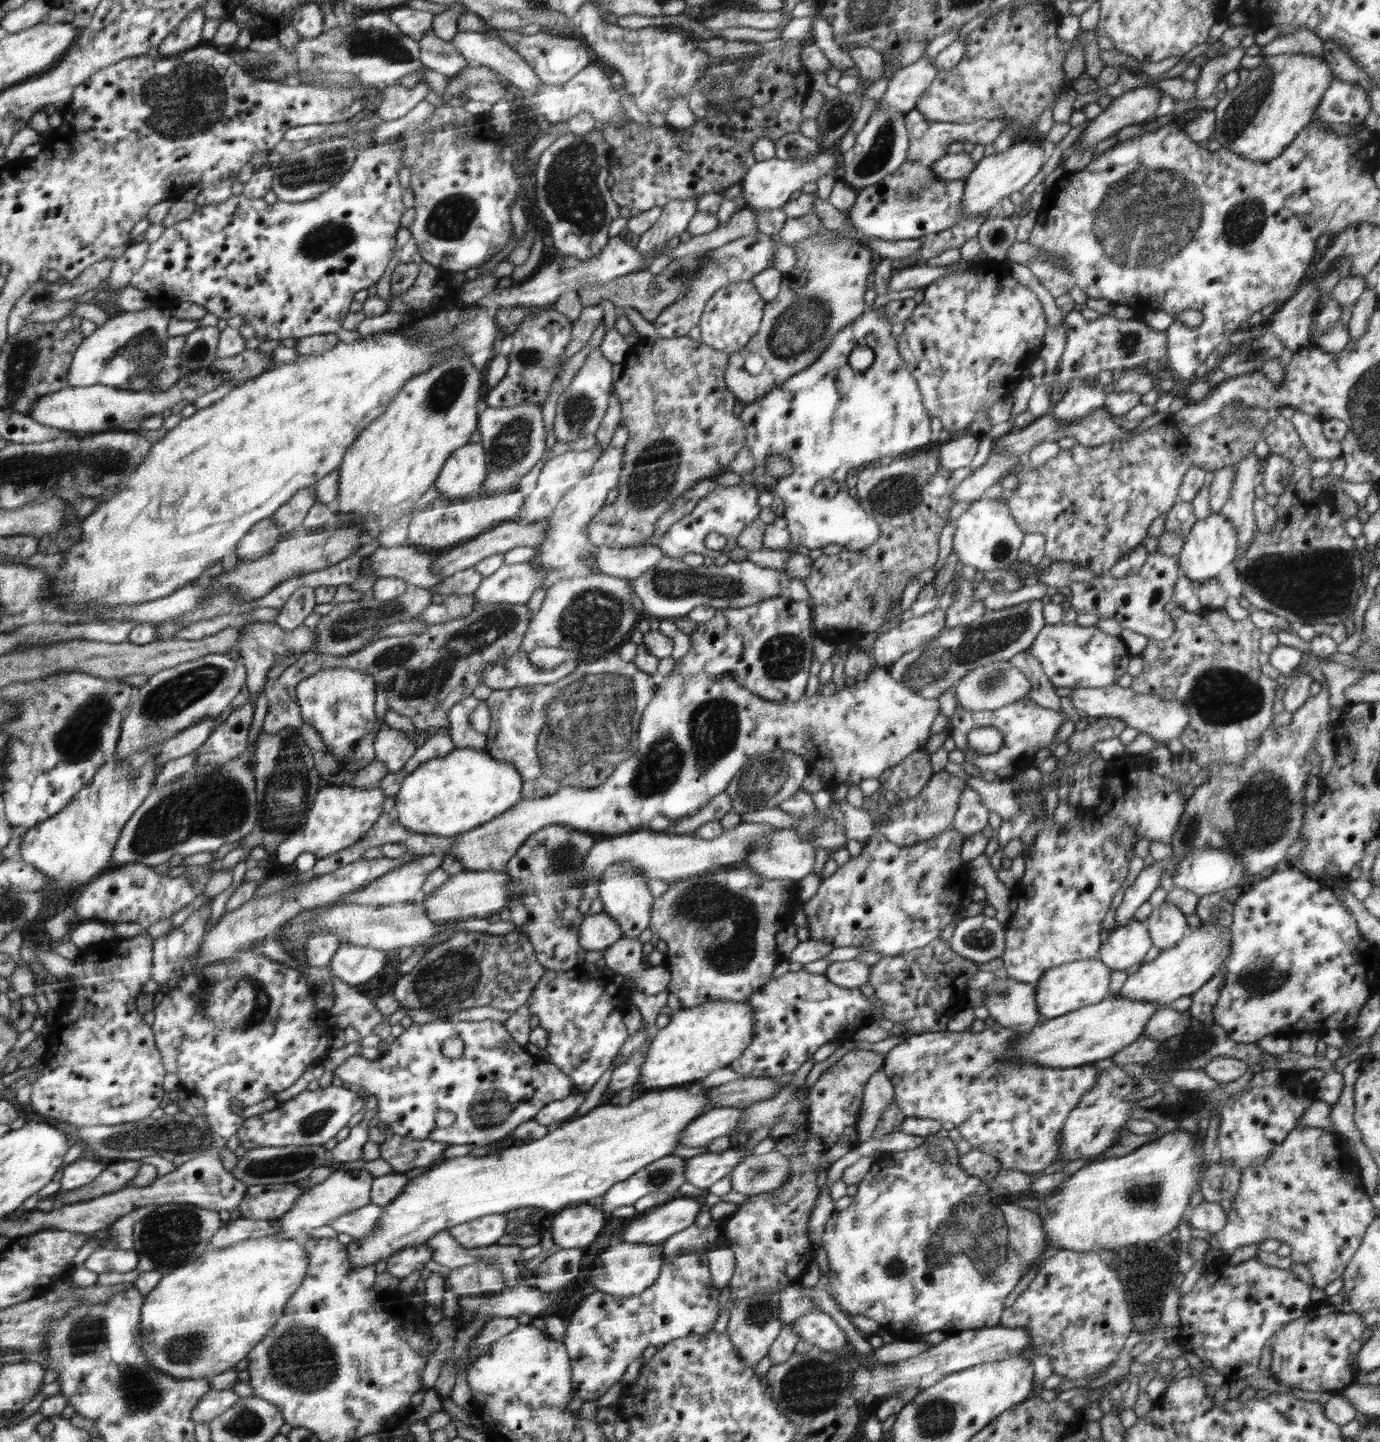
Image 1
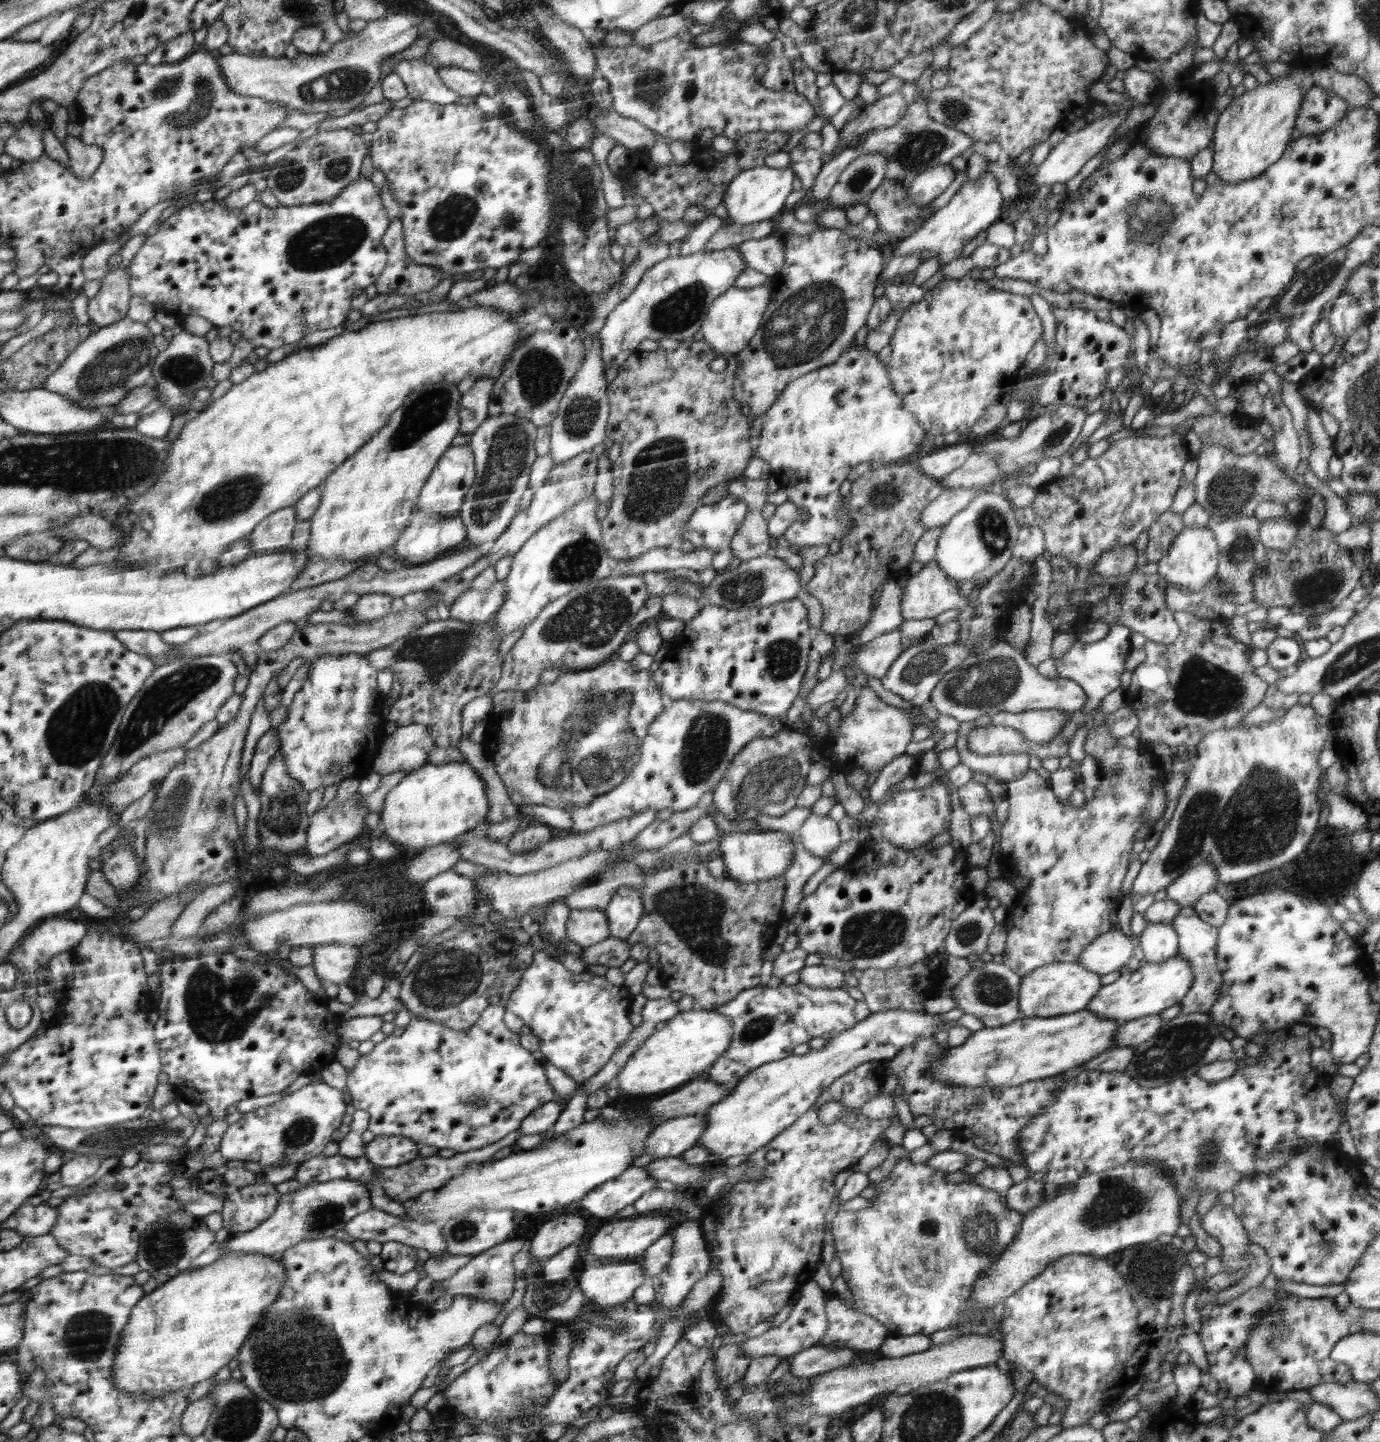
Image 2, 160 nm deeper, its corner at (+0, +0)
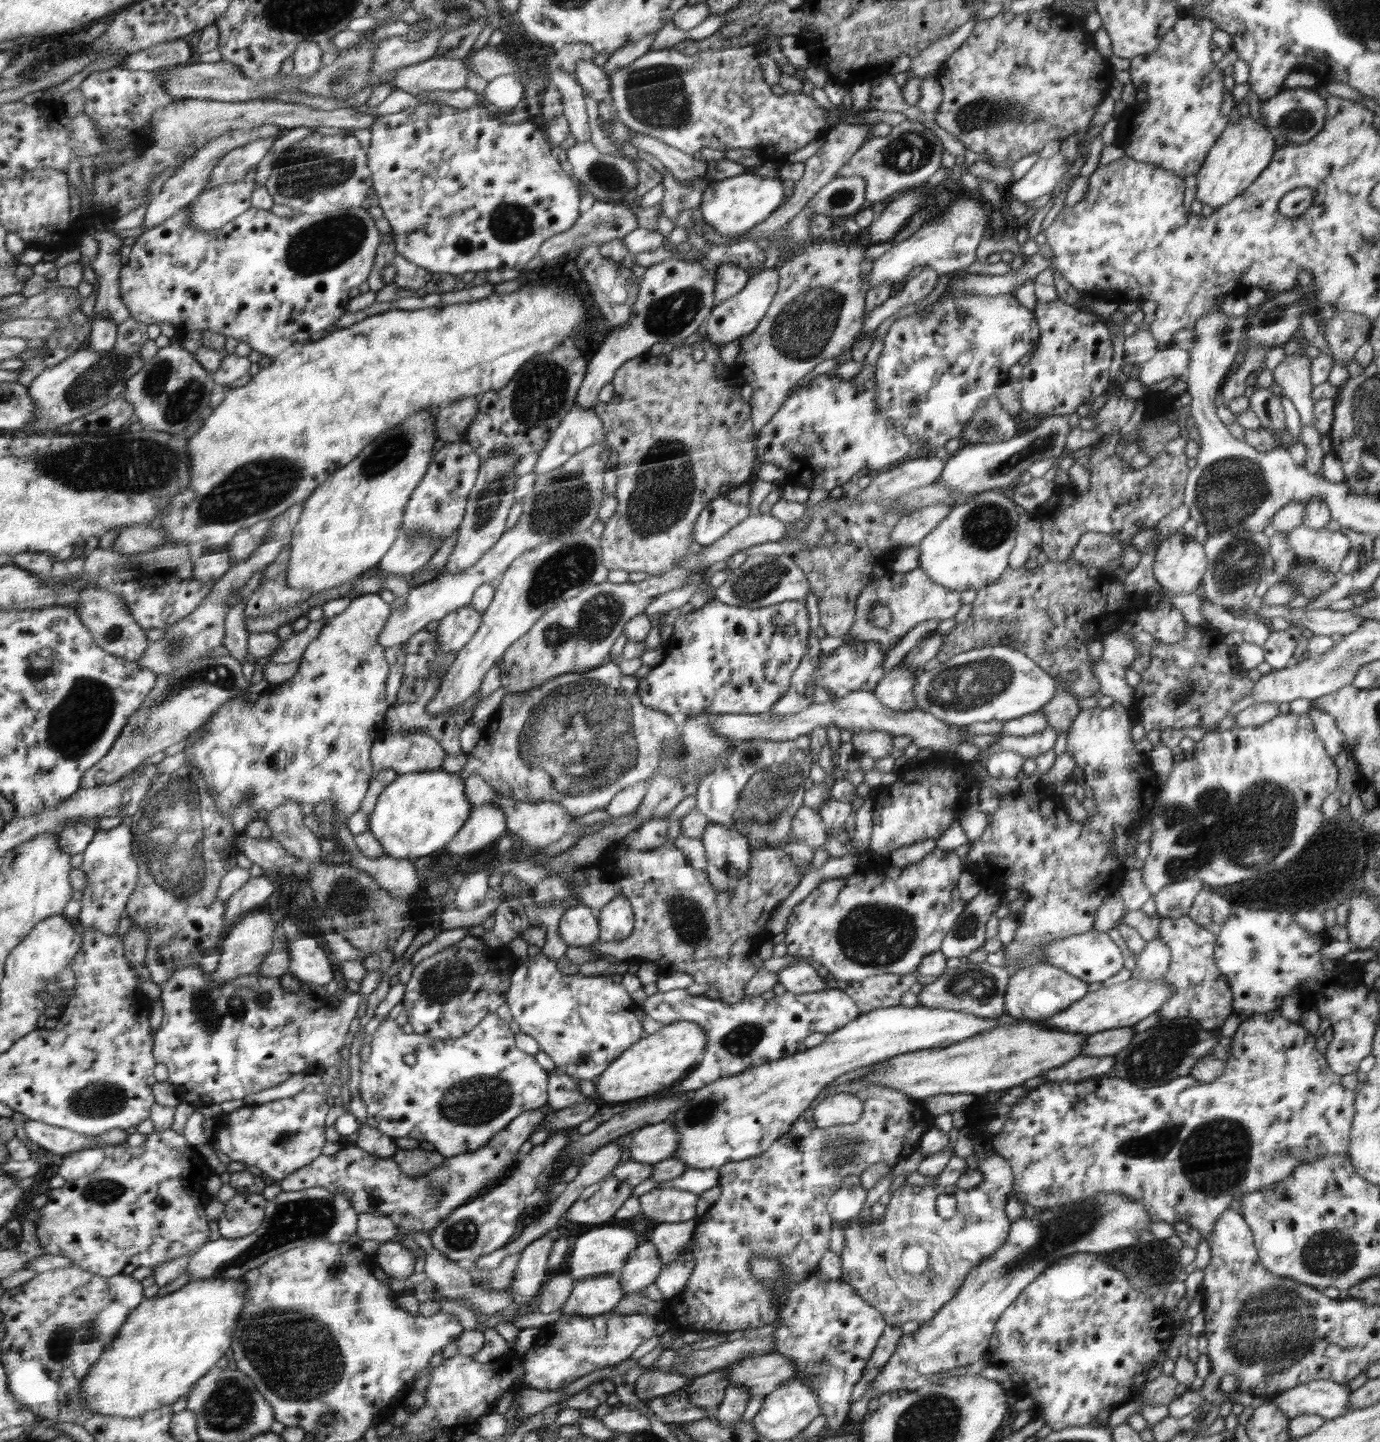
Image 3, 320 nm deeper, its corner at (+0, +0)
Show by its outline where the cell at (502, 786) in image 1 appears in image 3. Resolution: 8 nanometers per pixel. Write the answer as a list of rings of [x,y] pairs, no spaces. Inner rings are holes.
[[[443,768],[434,771],[418,771],[398,775],[391,784],[379,794],[374,810],[368,814],[369,831],[382,845],[383,854],[394,858],[420,859],[440,852],[453,836],[464,826],[472,814],[474,806],[466,799],[464,780],[456,772],[447,772]]]

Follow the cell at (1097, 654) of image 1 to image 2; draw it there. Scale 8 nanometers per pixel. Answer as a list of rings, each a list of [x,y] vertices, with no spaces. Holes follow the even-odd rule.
[[[1112,623],[1112,630],[1105,638],[1093,643],[1083,644],[1080,643],[1078,635],[1077,641],[1074,642],[1070,651],[1062,657],[1062,660],[1055,659],[1058,676],[1060,678],[1071,678],[1086,692],[1088,702],[1082,708],[1084,712],[1093,711],[1099,707],[1105,696],[1116,690],[1120,685],[1120,676],[1125,671],[1124,662],[1133,648],[1131,633],[1132,631],[1126,625]]]

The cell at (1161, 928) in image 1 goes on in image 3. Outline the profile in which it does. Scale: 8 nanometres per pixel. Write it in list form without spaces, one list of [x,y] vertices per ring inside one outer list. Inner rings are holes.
[[[1158,936],[1146,942],[1144,951],[1135,959],[1137,964],[1131,971],[1131,978],[1141,977],[1143,980],[1153,980],[1153,978],[1164,976],[1172,962],[1169,946],[1166,946],[1162,939],[1158,939]]]

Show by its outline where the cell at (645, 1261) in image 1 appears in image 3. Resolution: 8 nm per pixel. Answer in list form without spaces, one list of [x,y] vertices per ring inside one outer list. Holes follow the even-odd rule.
[[[618,1272],[587,1276],[575,1283],[561,1309],[564,1315],[602,1315],[604,1312],[612,1311],[624,1294]]]

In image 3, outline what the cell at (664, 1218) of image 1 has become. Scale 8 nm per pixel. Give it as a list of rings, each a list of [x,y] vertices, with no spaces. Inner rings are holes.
[[[631,1223],[627,1227],[602,1224],[590,1232],[582,1232],[578,1235],[578,1240],[574,1242],[574,1248],[568,1258],[568,1274],[572,1280],[578,1282],[587,1276],[620,1272],[630,1251],[633,1251],[642,1242],[642,1234],[645,1231],[646,1228]]]

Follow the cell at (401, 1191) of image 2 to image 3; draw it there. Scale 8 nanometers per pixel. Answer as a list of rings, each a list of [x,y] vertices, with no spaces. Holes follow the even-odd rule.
[[[398,1147],[393,1154],[393,1159],[397,1162],[398,1168],[410,1178],[424,1176],[430,1170],[436,1170],[447,1159],[442,1153],[436,1150],[425,1151],[423,1148],[405,1149]]]

